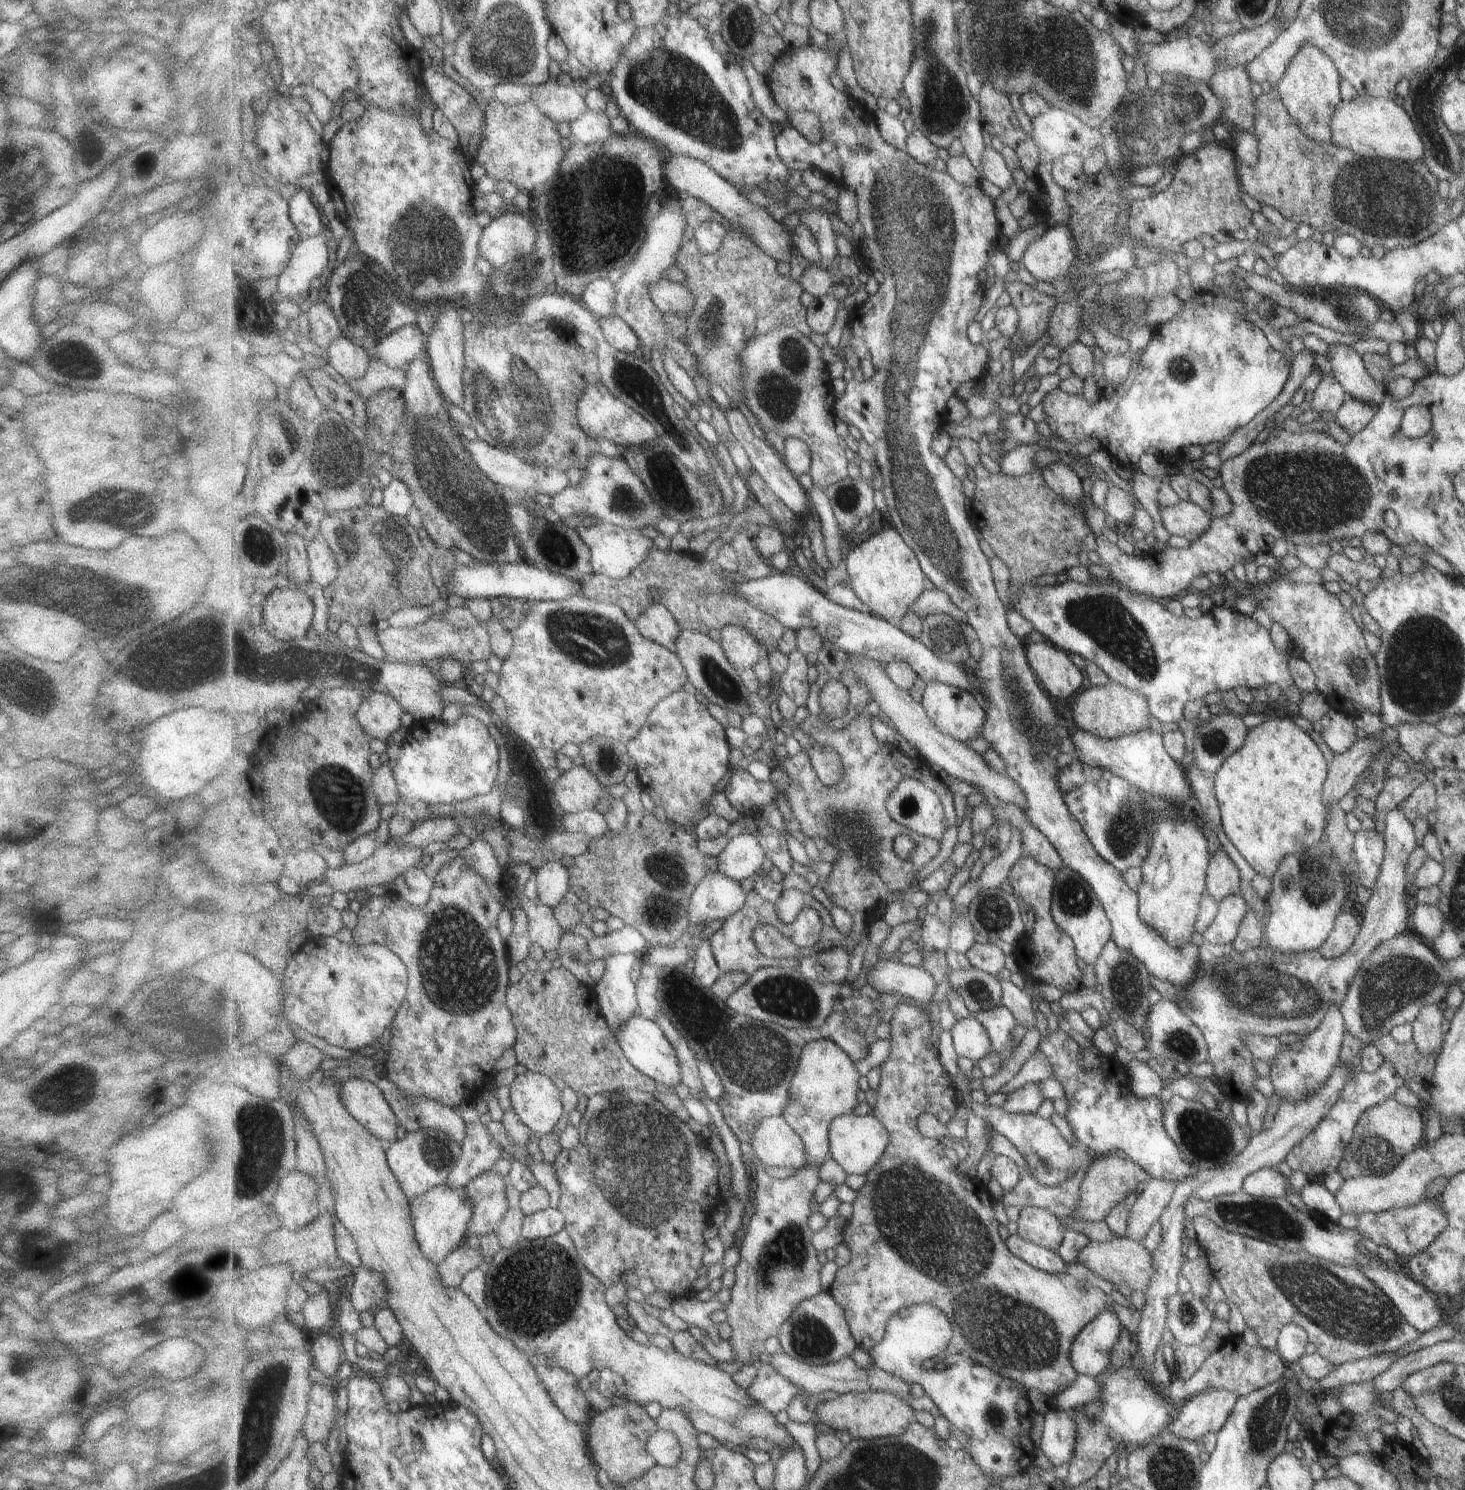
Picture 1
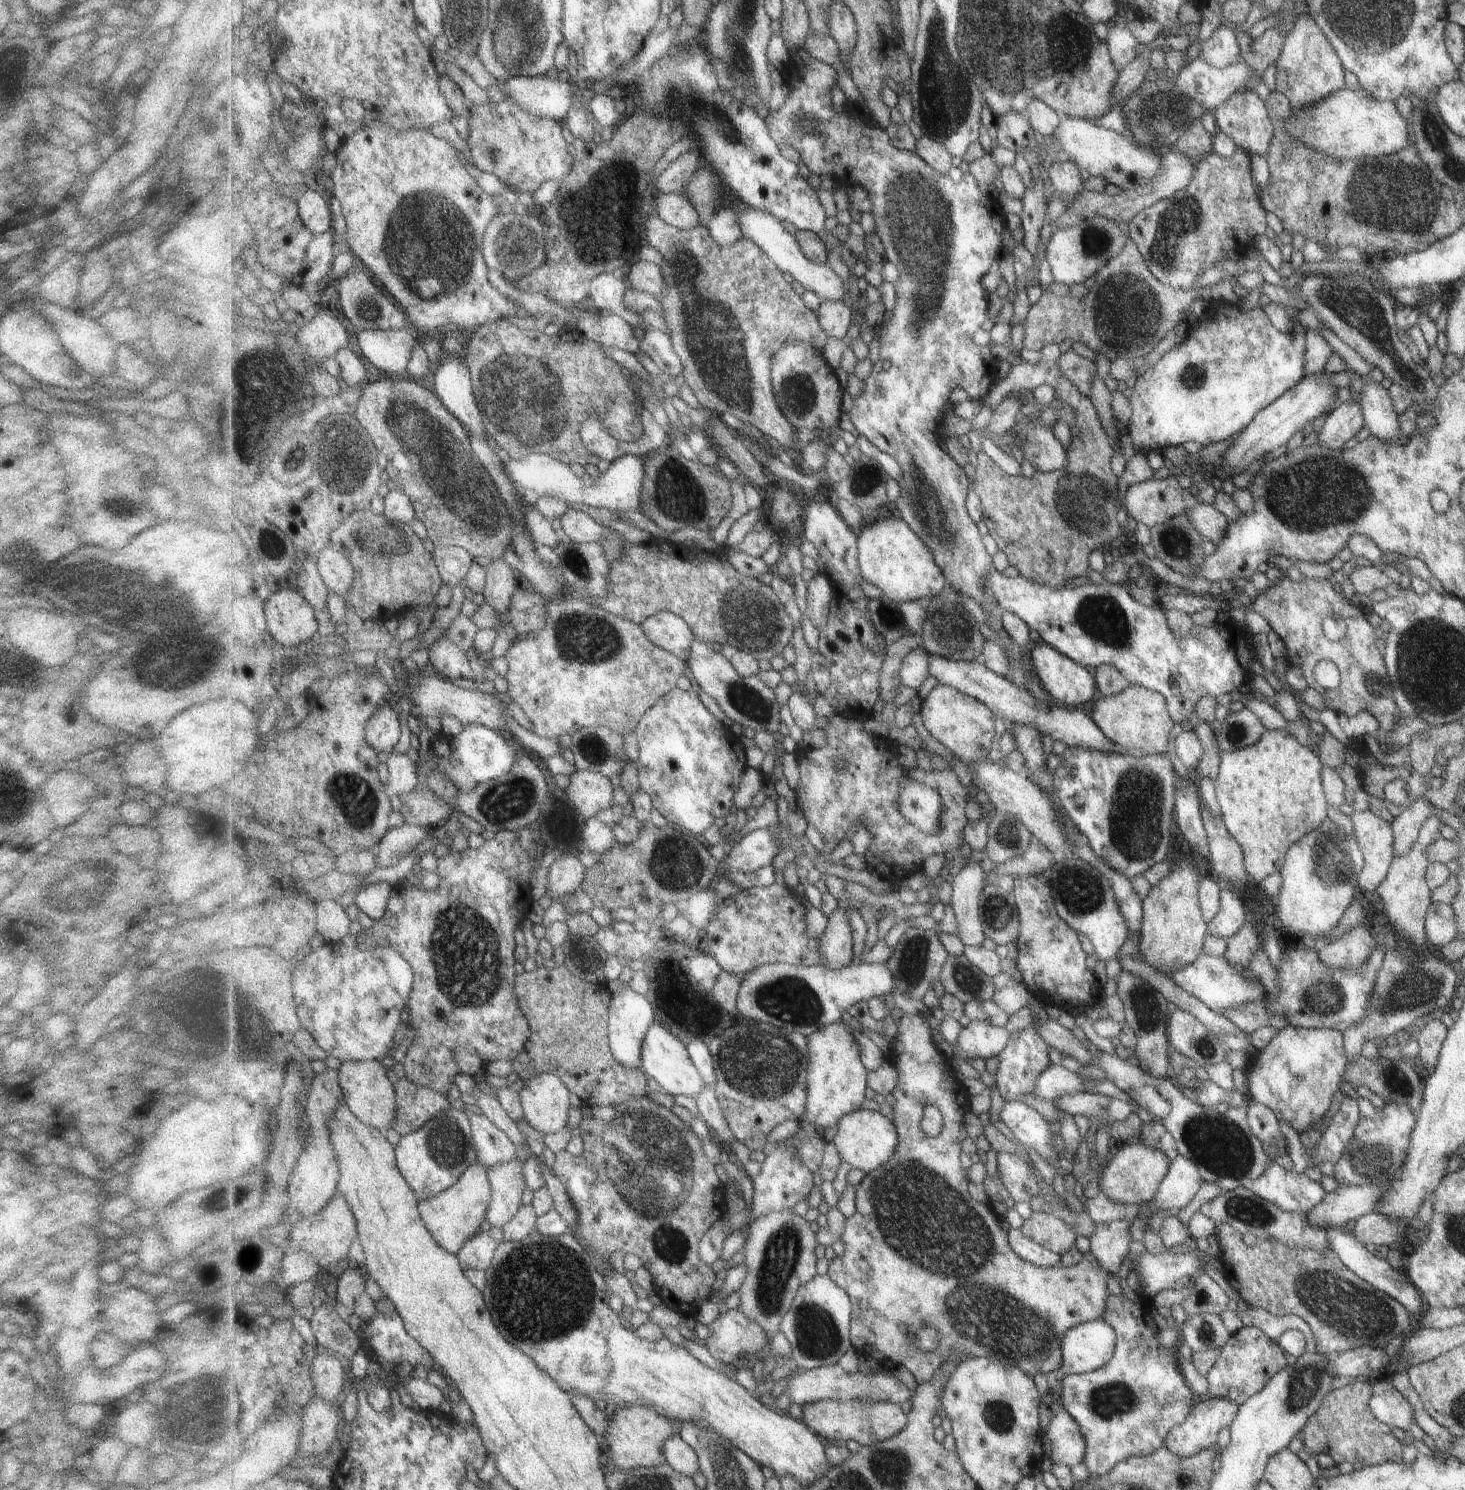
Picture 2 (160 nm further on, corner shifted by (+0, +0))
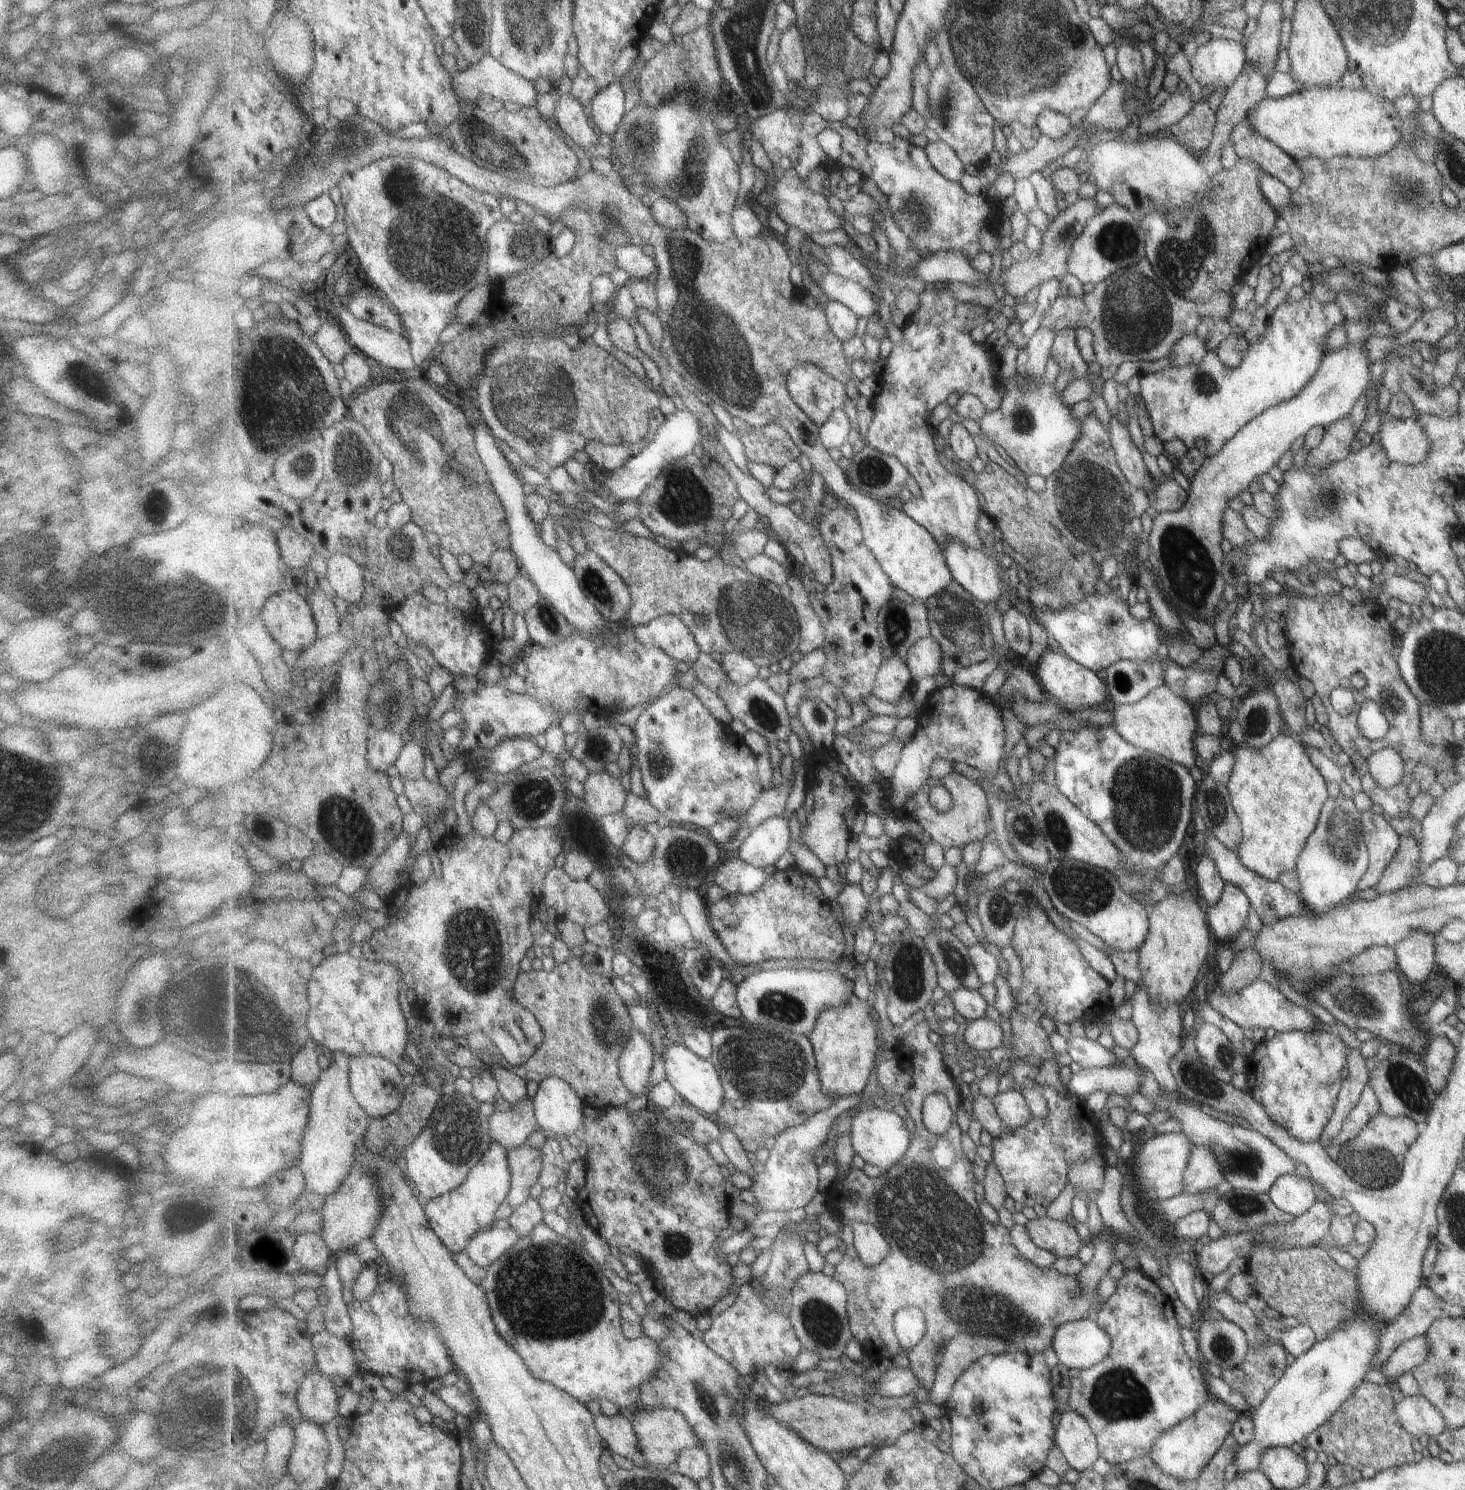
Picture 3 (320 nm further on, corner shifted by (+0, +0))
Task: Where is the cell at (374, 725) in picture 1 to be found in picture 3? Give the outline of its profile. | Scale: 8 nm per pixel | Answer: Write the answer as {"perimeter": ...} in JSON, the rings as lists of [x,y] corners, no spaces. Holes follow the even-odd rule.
{"perimeter":[[[389,729],[373,730],[368,740],[367,760],[372,769],[386,771],[399,758],[408,738]]]}

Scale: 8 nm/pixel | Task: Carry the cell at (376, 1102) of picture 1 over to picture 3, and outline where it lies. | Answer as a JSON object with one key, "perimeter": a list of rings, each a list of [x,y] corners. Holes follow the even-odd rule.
{"perimeter":[[[355,1055],[350,1063],[350,1084],[359,1104],[368,1112],[370,1120],[396,1112],[406,1095],[403,1075],[399,1068],[392,1060],[382,1056]]]}

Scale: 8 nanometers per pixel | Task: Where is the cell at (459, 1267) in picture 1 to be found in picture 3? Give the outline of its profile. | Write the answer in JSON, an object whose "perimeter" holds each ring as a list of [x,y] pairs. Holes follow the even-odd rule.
{"perimeter":[[[491,1227],[485,1231],[478,1232],[471,1239],[464,1251],[477,1263],[479,1266],[487,1268],[496,1260],[499,1260],[503,1254],[512,1246],[515,1246],[521,1236],[513,1227],[506,1229]]]}

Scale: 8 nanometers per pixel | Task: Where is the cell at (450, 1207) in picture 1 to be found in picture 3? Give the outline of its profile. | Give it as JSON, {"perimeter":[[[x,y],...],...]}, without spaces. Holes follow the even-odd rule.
{"perimeter":[[[493,1143],[461,1186],[446,1192],[445,1195],[435,1197],[424,1205],[430,1227],[452,1253],[463,1251],[478,1232],[490,1229],[497,1221],[495,1219],[497,1210],[501,1208],[503,1202],[506,1202],[512,1187],[509,1154],[510,1152],[502,1144]]]}

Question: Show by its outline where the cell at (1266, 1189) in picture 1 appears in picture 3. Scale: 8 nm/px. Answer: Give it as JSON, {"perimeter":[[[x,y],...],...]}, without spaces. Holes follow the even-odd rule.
{"perimeter":[[[1293,1173],[1282,1175],[1267,1192],[1270,1202],[1281,1212],[1297,1217],[1305,1213],[1315,1202],[1312,1182],[1309,1178]]]}

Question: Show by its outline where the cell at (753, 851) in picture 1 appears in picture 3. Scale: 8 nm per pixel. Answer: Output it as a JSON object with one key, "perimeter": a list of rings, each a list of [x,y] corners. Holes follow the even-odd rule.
{"perimeter":[[[773,815],[745,836],[736,856],[756,867],[773,865],[792,845],[792,830],[787,816]]]}

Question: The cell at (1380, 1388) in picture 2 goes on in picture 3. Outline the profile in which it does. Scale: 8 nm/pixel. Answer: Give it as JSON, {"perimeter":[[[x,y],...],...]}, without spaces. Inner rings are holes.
{"perimeter":[[[1421,1395],[1402,1396],[1399,1402],[1393,1401],[1393,1414],[1395,1414],[1399,1426],[1413,1438],[1423,1435],[1435,1438],[1446,1429],[1445,1422],[1438,1411]]]}

